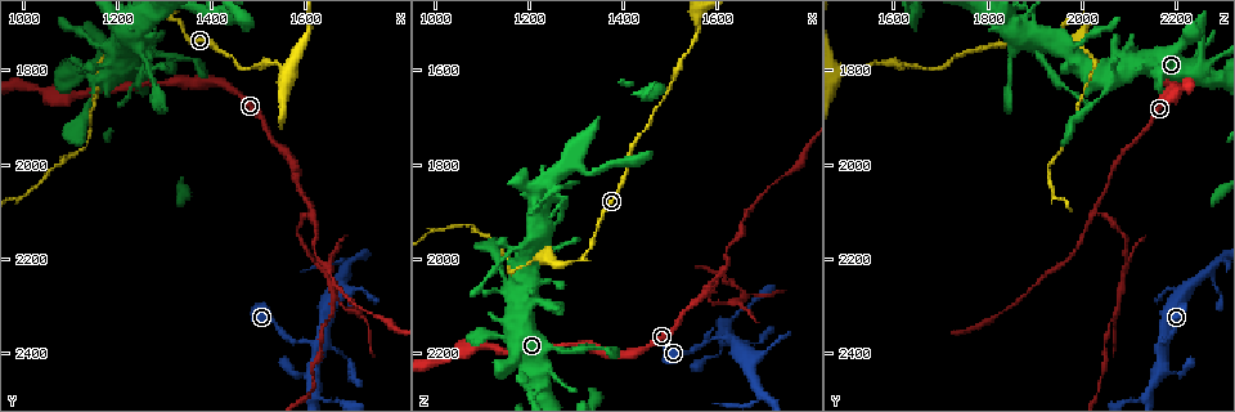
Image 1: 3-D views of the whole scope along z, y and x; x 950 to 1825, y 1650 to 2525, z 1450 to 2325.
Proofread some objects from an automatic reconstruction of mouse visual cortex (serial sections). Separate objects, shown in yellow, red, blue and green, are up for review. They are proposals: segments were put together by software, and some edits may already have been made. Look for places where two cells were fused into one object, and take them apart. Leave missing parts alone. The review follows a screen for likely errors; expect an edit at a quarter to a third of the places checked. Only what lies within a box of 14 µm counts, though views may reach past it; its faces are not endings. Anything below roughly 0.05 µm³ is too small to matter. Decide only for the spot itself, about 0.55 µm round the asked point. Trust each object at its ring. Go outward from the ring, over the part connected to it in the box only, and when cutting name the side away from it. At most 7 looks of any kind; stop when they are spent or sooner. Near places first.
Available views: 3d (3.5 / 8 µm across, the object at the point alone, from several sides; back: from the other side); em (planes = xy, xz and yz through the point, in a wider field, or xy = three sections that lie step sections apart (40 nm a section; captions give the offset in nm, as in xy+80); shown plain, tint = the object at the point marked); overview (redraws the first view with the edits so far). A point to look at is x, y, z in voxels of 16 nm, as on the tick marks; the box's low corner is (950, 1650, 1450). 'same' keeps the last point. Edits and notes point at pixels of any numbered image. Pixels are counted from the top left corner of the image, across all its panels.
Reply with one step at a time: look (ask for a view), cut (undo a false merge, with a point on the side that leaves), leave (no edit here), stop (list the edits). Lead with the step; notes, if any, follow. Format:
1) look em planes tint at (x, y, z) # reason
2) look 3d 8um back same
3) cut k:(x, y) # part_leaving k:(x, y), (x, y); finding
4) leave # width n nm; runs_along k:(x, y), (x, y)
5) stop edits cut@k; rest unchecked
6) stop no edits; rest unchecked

look 3d 3.5um at (1625, 2385, 2165)

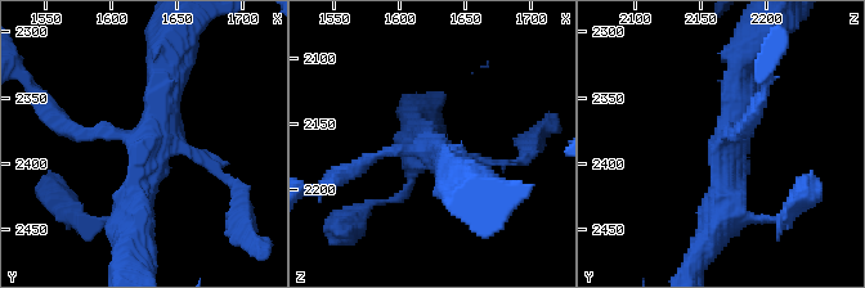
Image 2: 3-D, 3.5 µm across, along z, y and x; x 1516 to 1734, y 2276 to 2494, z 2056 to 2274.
look em xy step 1 tint at (1628, 2380, 2172) # arms 4; arm_widths 100, 150, 350, 400 nm

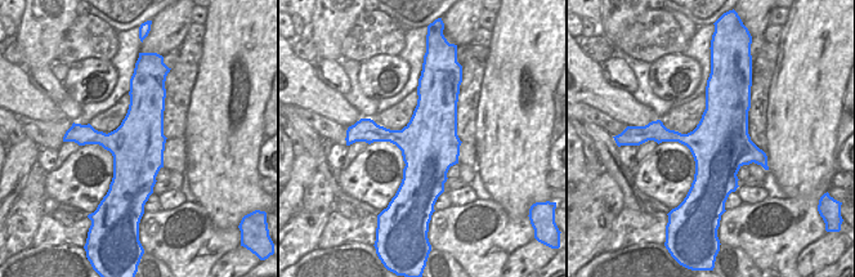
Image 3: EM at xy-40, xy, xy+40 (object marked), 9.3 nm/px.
leave # runs_along 2:(67, 126), (146, 138), (169, 58); continuous, no second cell

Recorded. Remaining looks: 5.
look 3d 3.5um at (1615, 2100, 2025) # side arm on a straight run

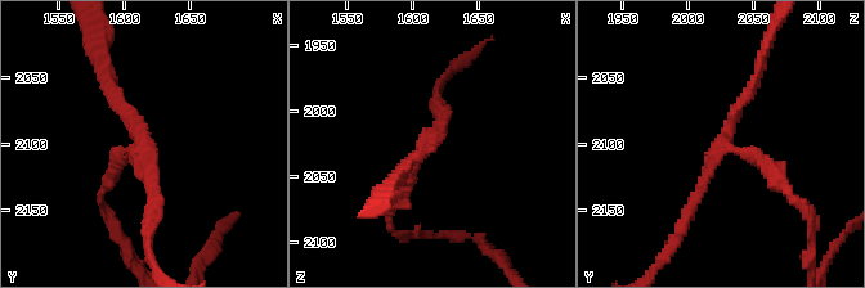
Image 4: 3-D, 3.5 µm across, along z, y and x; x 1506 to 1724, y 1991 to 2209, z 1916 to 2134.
look em xy step 2 plain at (1612, 2100, 2030) # arms 3; arm_widths 150, 150, 200 nm

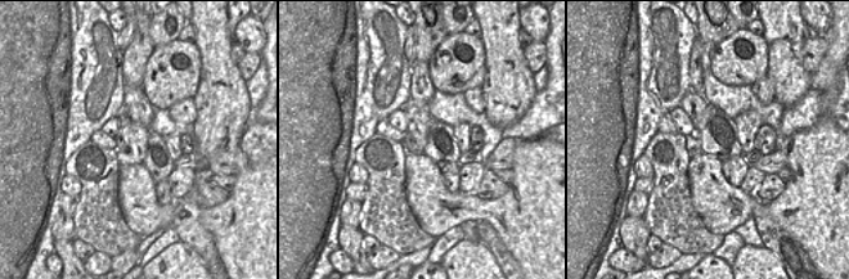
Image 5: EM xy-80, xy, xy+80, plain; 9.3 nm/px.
look em xy step 2 tint same

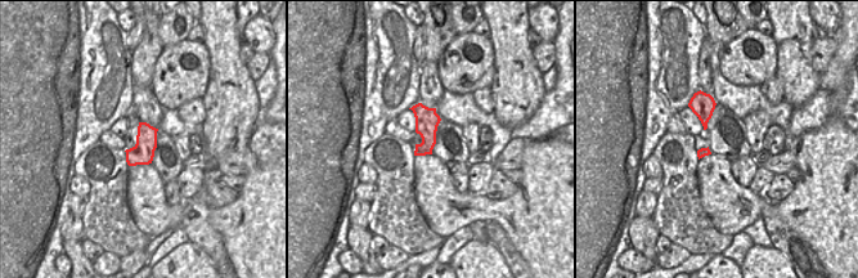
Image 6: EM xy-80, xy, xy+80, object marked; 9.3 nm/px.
cut 4:(767, 172) # part_leaving 4:(731, 149), (769, 165), (811, 229); two cells meet here

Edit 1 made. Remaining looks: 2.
stop edits cut@4; rest unchecked

